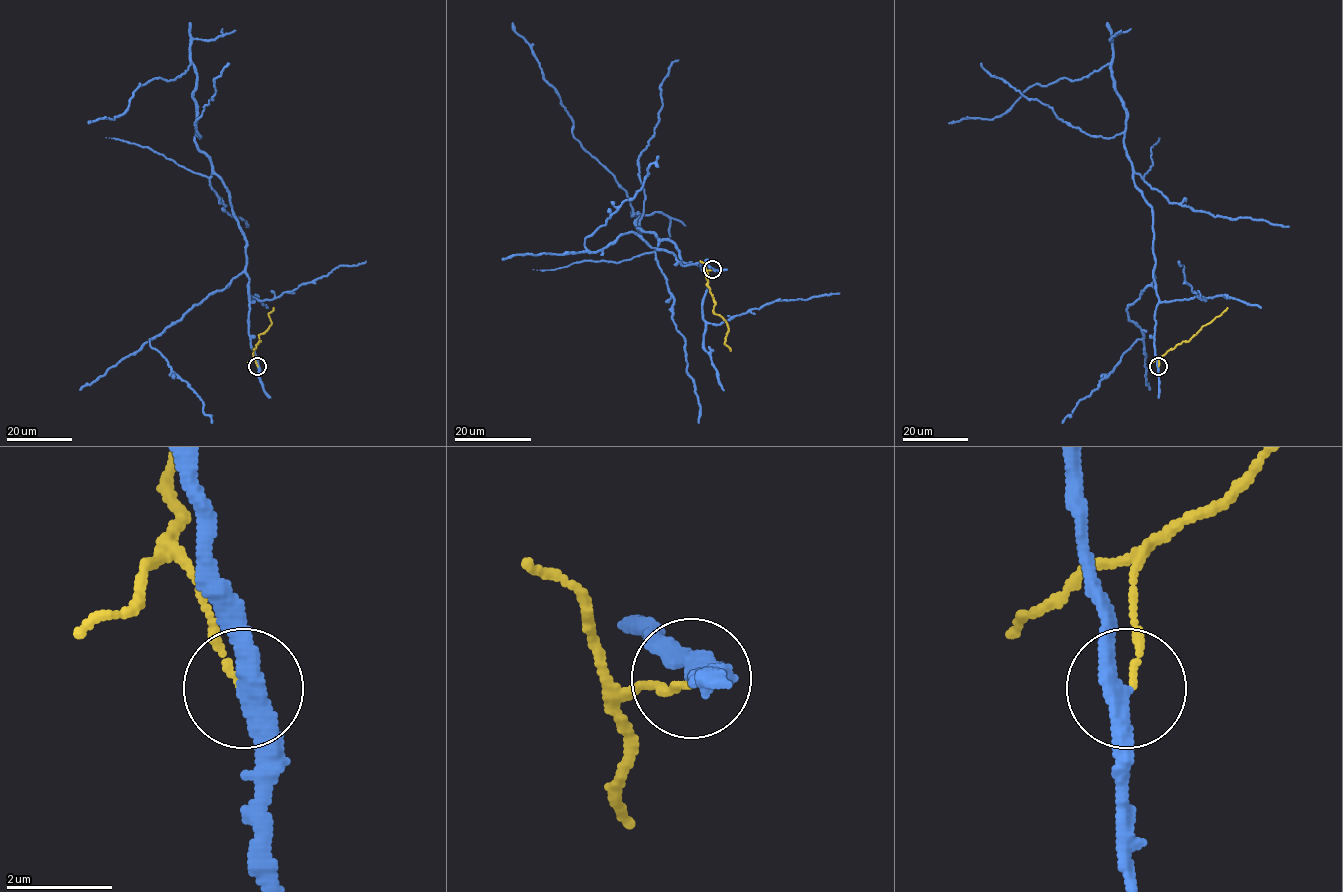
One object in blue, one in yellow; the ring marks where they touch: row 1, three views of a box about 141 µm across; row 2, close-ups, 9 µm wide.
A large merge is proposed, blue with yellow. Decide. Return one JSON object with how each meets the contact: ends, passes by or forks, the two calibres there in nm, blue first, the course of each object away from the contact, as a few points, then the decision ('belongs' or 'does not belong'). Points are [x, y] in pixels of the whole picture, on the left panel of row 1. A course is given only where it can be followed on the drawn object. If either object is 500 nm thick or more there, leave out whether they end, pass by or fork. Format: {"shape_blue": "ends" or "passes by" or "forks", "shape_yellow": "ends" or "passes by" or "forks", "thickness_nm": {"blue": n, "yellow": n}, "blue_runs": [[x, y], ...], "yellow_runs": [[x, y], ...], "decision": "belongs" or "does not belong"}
{"shape_blue": "passes by", "shape_yellow": "ends", "thickness_nm": {"blue": 360, "yellow": 100}, "blue_runs": [[257, 366], [246, 238], [230, 192], [195, 141], [192, 64], [175, 79], [139, 84], [126, 110], [88, 123]], "yellow_runs": [[257, 366], [253, 351], [261, 341], [259, 335], [270, 325], [268, 314], [274, 308]], "decision": "does not belong"}

